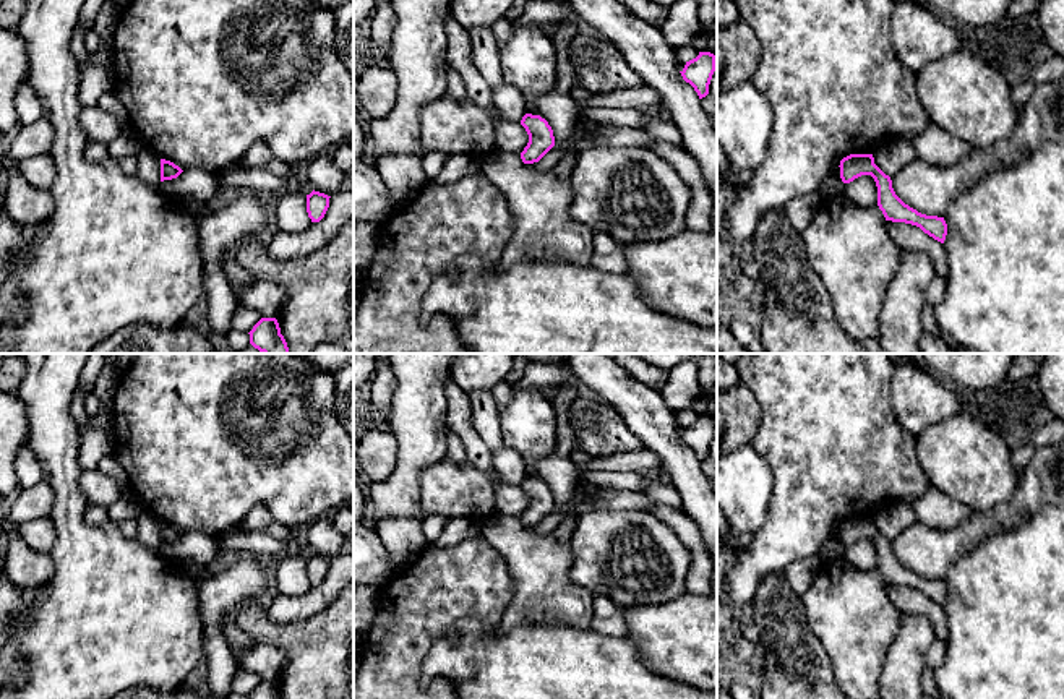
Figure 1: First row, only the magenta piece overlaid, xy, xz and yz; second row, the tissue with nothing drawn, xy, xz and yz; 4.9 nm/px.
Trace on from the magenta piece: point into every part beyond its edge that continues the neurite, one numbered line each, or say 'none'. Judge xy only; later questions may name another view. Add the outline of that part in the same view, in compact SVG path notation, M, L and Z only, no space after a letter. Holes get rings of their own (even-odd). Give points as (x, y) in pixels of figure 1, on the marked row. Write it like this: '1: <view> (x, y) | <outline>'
none

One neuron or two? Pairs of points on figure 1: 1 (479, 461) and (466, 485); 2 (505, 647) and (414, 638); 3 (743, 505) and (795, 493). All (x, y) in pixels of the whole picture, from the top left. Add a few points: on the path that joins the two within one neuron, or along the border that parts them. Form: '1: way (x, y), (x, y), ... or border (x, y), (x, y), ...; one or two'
1: border (467, 459), (482, 471), (493, 469); two
2: border (466, 615), (454, 641), (430, 649), (420, 675); two
3: border (767, 463), (772, 497), (767, 519), (755, 534); two

